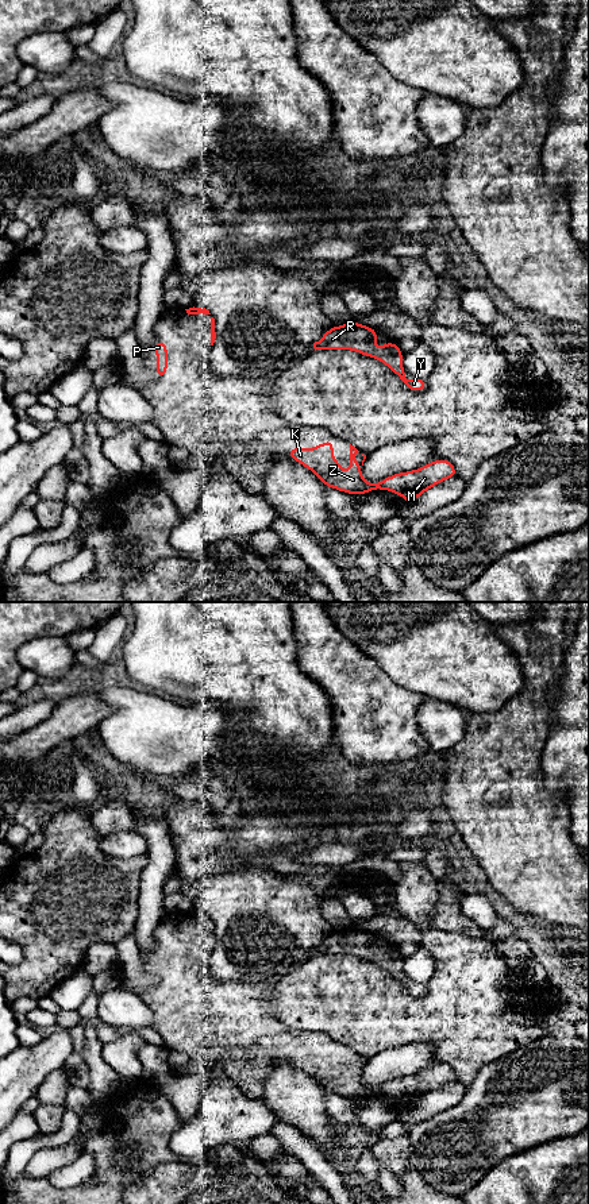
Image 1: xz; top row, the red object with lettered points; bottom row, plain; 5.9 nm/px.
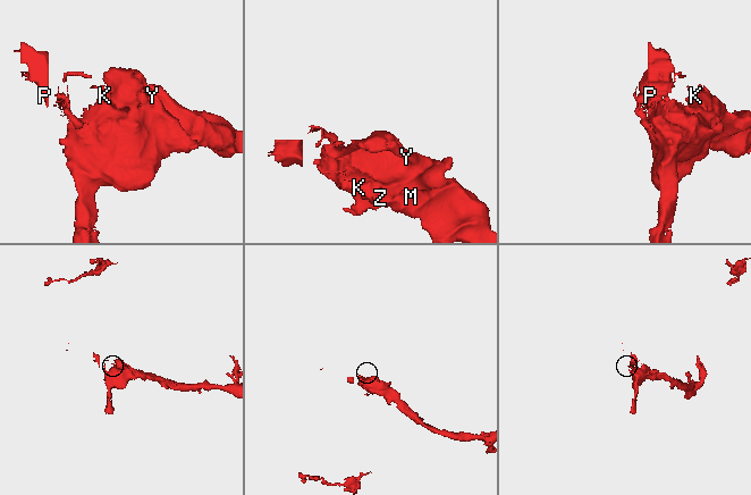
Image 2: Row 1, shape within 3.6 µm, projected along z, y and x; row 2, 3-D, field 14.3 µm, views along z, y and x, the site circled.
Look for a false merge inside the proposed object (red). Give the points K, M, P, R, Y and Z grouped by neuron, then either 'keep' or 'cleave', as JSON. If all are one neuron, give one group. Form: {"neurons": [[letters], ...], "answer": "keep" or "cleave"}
{"neurons": [["K", "M", "P", "R", "Y", "Z"]], "answer": "keep"}

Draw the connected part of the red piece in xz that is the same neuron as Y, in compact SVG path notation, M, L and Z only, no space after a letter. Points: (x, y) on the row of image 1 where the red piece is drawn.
M350 321L344 325L331 327L320 340L313 343L316 350L351 350L369 358L377 359L388 366L411 390L424 391L427 379L416 378L408 381L403 368L403 352L396 341L381 344L376 352L377 329L359 323Z

